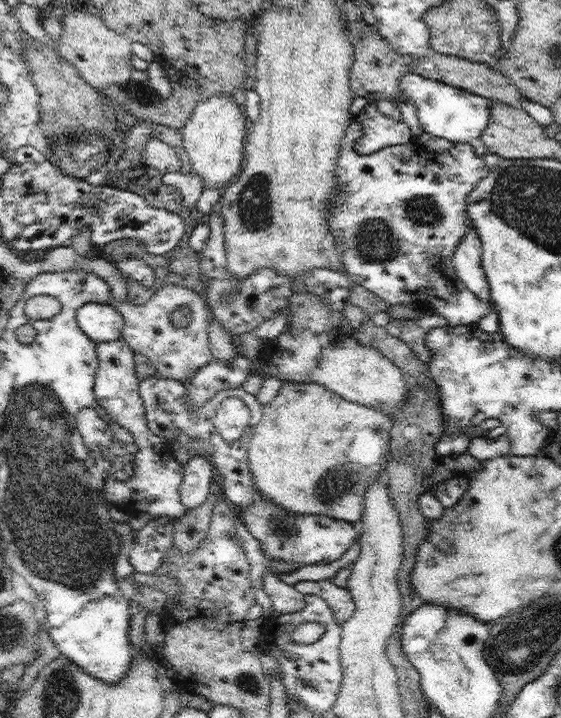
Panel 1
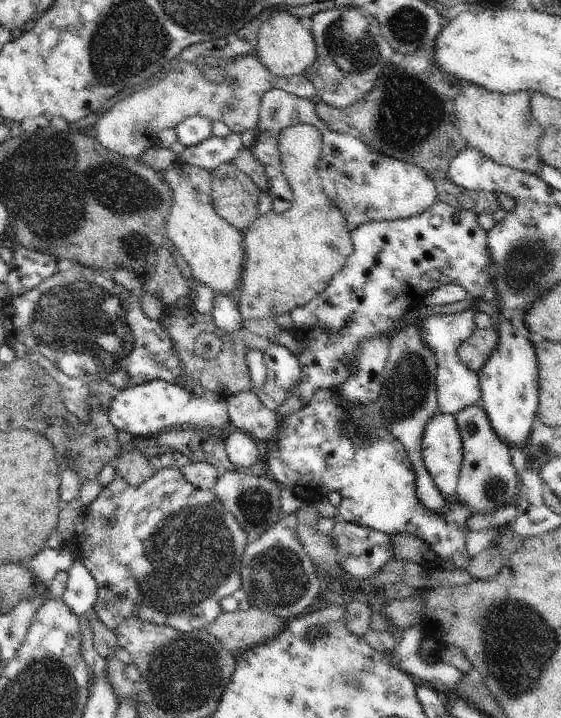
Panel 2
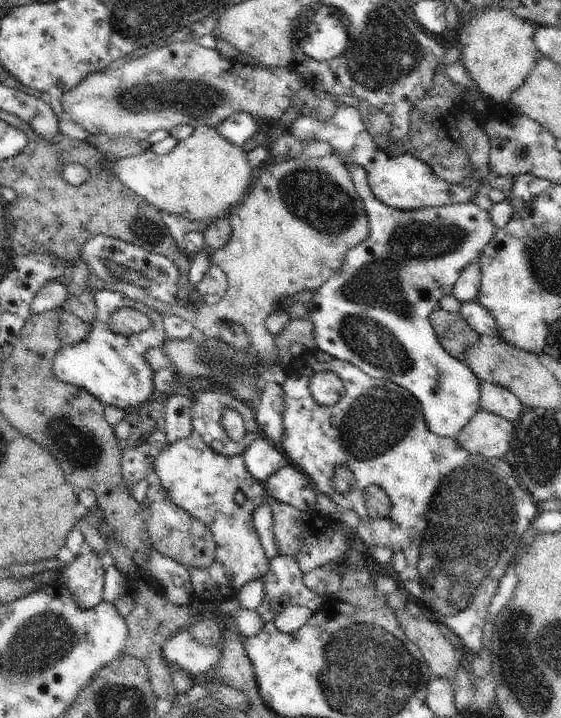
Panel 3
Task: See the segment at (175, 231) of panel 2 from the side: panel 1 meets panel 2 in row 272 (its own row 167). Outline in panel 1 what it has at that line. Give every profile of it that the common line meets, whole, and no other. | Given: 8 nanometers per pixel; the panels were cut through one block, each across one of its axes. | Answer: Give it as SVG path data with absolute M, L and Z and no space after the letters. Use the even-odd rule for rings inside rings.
M218 95L201 100L192 111L190 120L182 127L183 147L191 162L191 170L199 174L204 181L204 188L224 189L241 172L245 160L245 140L249 121L244 106L238 105L230 95Z

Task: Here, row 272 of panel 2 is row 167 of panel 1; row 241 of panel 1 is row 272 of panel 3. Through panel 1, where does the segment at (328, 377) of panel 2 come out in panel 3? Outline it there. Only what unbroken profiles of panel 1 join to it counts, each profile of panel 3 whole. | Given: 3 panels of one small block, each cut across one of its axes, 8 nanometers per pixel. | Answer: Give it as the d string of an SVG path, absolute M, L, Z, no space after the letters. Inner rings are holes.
M352 163L347 166L350 171L356 192L364 204L366 216L368 216L369 233L368 238L361 242L358 246L351 248L345 256L344 264L340 267L338 273L334 274L326 284L320 286L310 304L312 308L308 312L308 319L312 320L314 324L314 336L316 336L316 346L322 352L329 354L332 358L337 358L343 361L348 361L350 364L357 366L372 378L384 379L396 383L398 386L404 387L408 392L411 392L420 403L426 426L430 432L441 437L455 437L467 424L472 420L472 417L481 410L480 406L480 380L470 370L470 367L465 362L460 362L452 358L447 350L444 350L436 338L434 327L430 324L428 316L434 310L440 309L438 302L442 296L450 294L450 290L454 286L454 282L458 278L460 272L468 266L479 262L480 255L483 248L494 238L498 228L494 226L488 210L480 208L477 204L470 203L456 203L450 206L424 208L412 211L402 211L392 206L384 204L372 194L369 184L367 182L367 172L358 164Z

